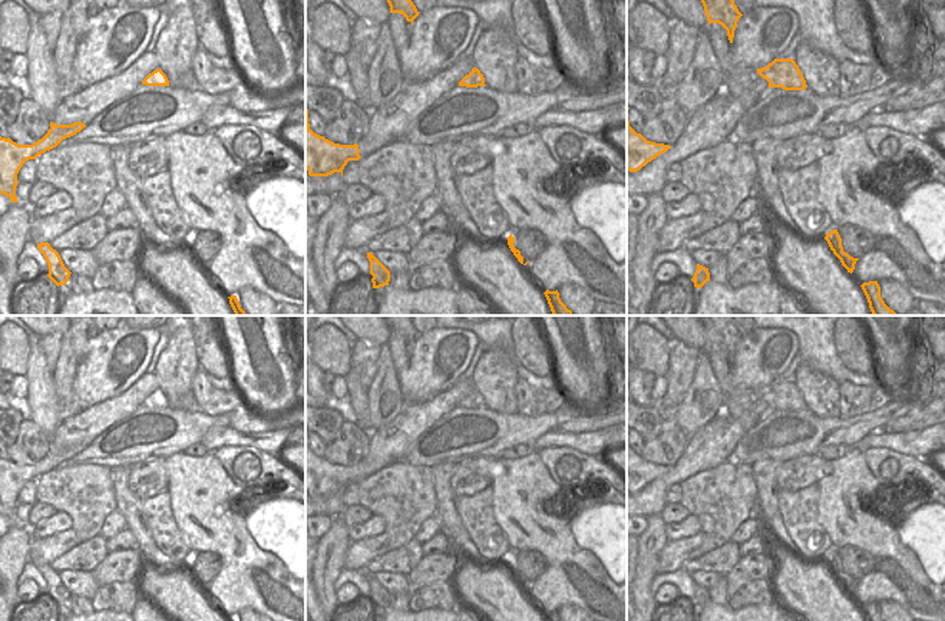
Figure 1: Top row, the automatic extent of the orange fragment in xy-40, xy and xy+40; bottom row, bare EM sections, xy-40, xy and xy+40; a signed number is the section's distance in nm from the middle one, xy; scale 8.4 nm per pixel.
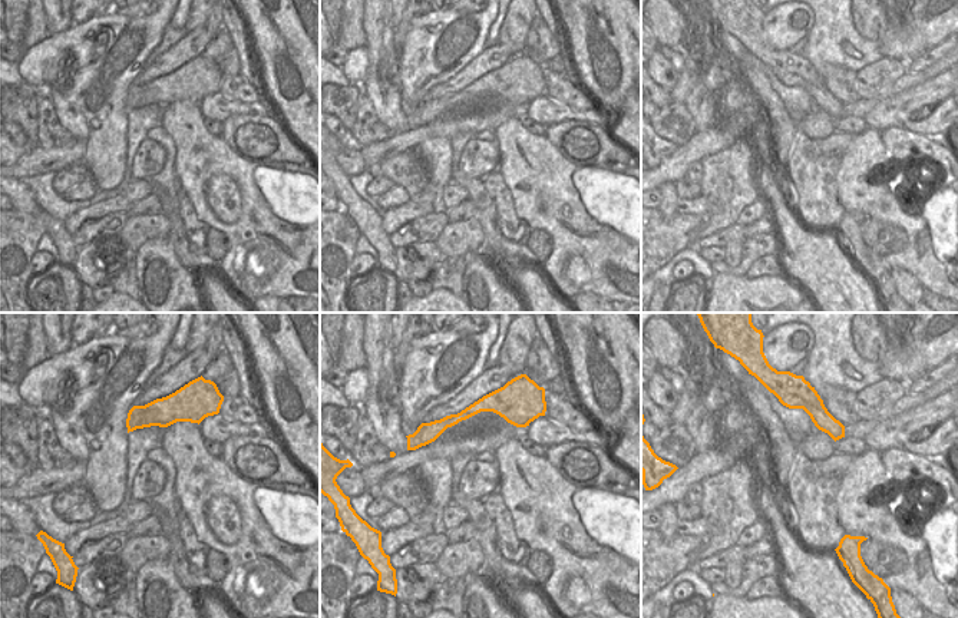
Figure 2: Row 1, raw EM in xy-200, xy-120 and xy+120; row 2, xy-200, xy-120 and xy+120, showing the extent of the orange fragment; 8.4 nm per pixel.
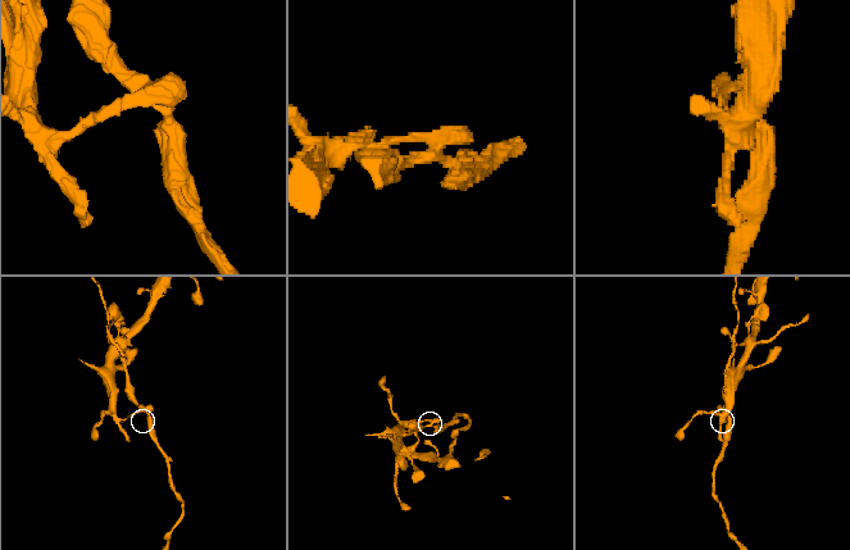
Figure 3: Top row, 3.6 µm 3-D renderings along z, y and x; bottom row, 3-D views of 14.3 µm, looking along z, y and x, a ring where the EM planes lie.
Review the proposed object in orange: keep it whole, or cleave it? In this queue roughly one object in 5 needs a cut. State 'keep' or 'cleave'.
cleave

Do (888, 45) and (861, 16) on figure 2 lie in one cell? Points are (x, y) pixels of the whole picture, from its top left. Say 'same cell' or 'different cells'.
different cells

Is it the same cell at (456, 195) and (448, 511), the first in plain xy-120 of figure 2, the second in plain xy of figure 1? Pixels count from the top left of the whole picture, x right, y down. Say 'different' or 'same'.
different

